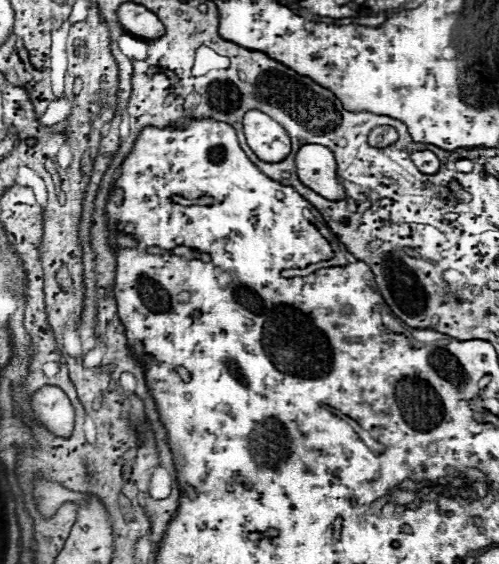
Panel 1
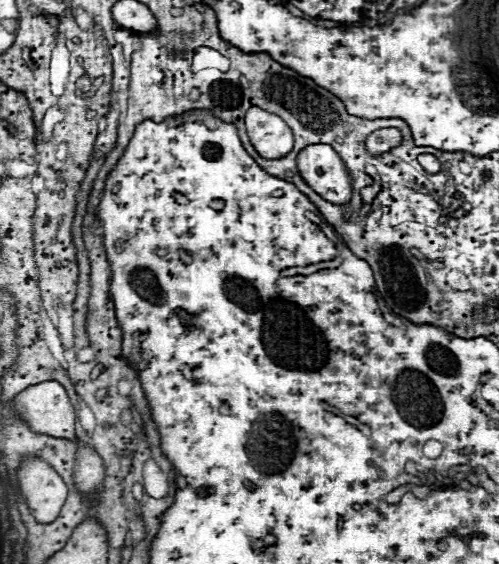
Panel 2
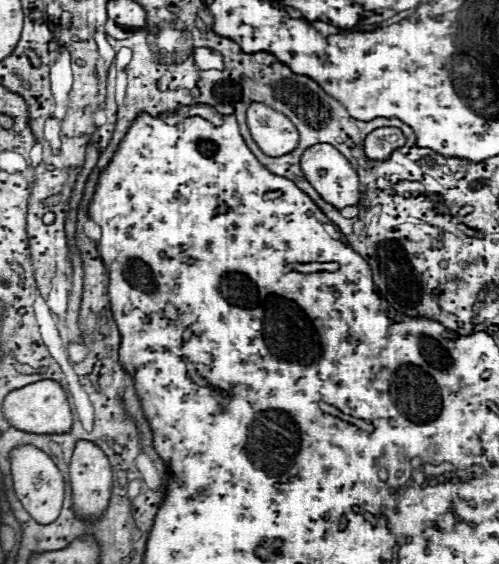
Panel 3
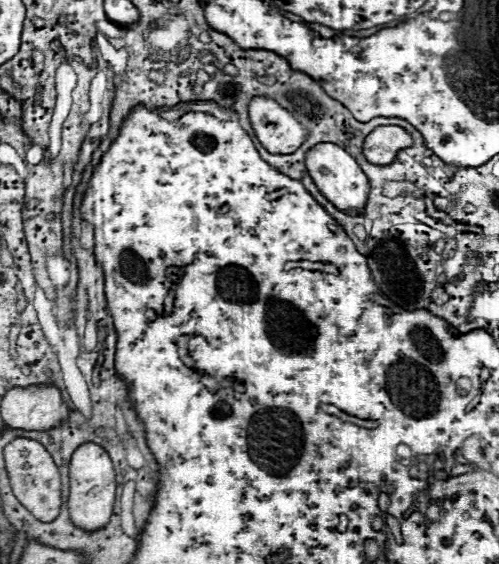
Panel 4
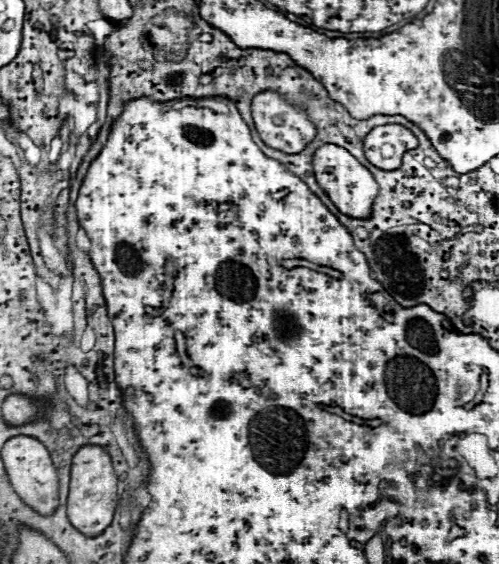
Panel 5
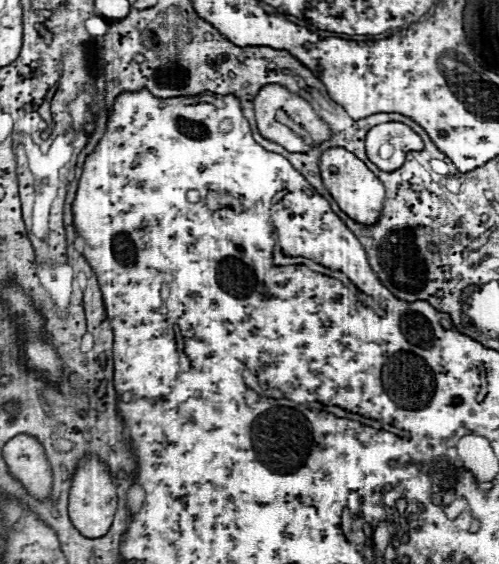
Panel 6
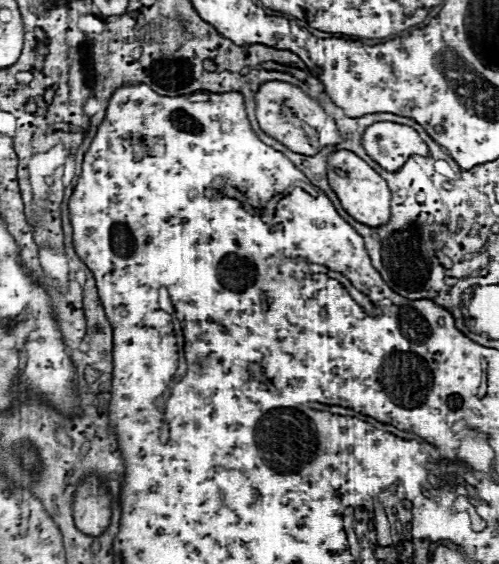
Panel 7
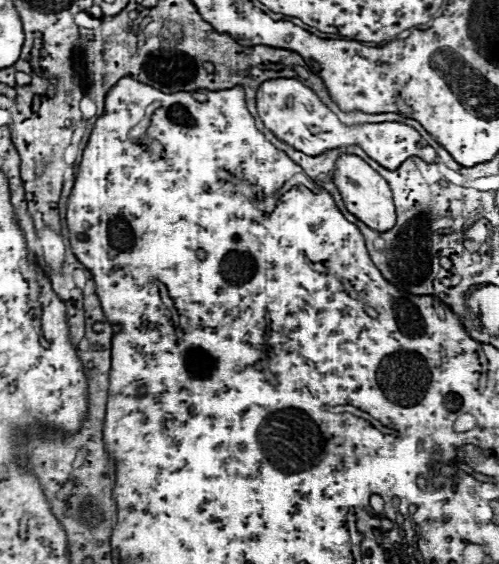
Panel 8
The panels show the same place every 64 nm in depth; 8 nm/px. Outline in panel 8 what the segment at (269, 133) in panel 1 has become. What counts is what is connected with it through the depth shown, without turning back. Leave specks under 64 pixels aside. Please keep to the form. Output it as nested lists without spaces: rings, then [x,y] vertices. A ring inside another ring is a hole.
[[[274,78],[262,82],[256,92],[256,108],[264,126],[270,128],[282,142],[290,144],[306,156],[318,156],[326,150],[360,146],[372,160],[388,170],[396,170],[406,158],[418,156],[428,164],[434,164],[438,154],[424,138],[408,124],[402,122],[376,122],[376,124],[342,124],[334,112],[316,96],[316,92],[294,78]]]

